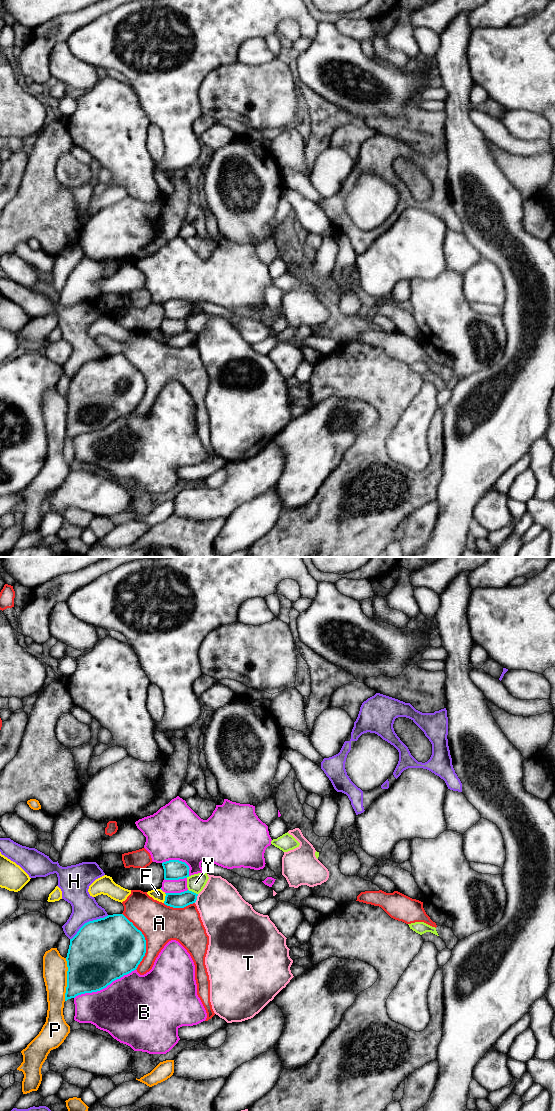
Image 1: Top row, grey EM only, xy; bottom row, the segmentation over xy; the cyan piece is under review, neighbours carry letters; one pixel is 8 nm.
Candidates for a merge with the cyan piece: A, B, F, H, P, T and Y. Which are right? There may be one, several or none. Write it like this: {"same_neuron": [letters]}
{"same_neuron": []}

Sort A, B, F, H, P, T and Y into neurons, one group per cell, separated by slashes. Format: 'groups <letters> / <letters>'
groups A / B / F / H / P / T / Y

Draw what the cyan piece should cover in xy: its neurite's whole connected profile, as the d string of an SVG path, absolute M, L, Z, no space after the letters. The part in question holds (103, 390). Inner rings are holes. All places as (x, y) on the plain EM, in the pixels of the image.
M123 354L85 363L70 379L65 441L100 431L131 413L145 393L144 375Z

